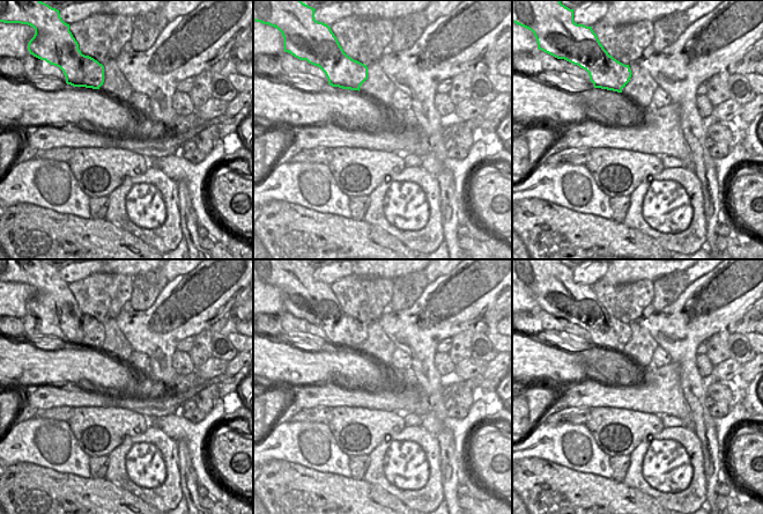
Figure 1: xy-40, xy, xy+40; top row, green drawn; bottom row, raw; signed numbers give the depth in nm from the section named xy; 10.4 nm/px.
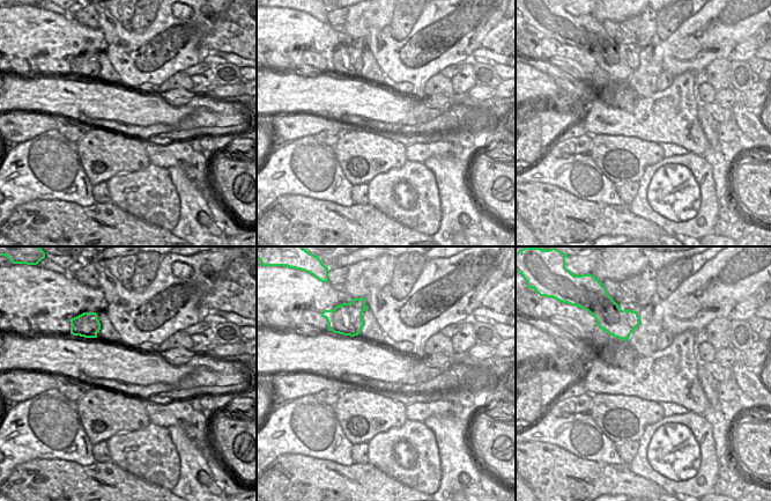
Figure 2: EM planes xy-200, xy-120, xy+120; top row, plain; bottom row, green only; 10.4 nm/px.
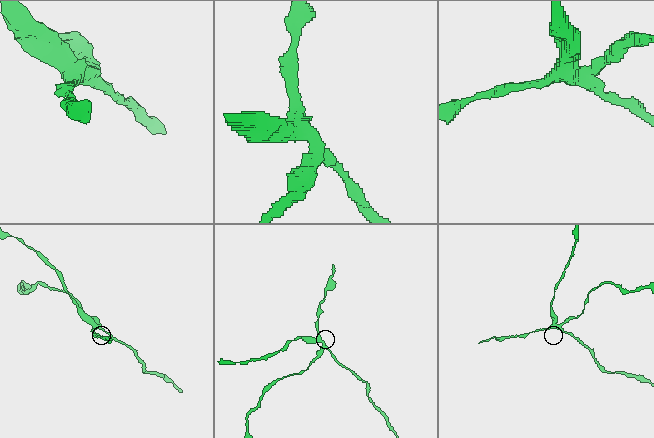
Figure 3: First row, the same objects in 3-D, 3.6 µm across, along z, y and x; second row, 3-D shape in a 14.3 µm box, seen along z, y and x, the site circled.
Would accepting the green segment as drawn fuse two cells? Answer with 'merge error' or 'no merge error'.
merge error

